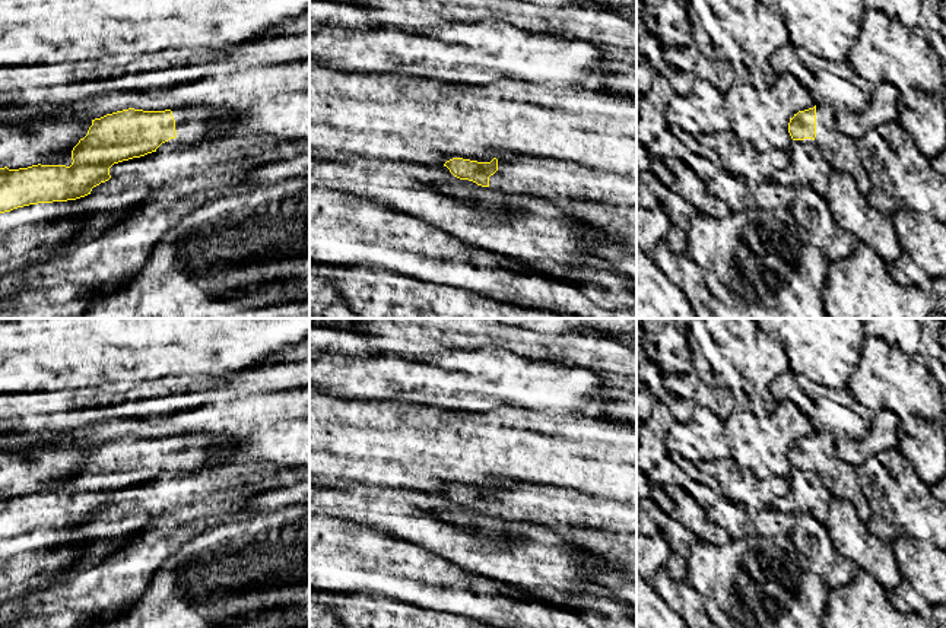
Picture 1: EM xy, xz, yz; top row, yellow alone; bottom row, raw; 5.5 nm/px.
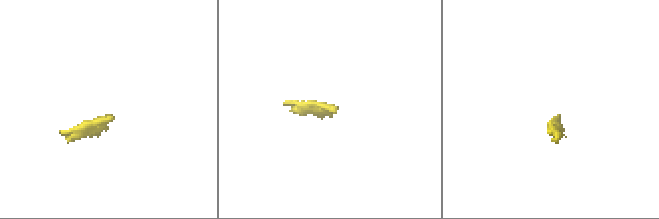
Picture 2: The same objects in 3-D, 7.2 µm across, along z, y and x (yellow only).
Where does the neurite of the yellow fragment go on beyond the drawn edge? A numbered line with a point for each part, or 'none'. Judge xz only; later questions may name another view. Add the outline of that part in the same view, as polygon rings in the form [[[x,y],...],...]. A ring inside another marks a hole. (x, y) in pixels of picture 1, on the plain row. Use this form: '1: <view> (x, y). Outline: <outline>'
1: xz (603, 530). Outline: [[[514,483],[498,488],[498,498],[489,504],[489,516],[542,526],[556,533],[564,540],[564,545],[580,549],[590,561],[606,562],[616,570],[637,574],[637,508],[628,504],[549,485]]]

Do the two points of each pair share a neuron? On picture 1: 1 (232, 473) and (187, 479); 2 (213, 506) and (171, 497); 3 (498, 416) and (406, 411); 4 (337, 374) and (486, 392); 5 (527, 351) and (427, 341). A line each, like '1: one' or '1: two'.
1: one
2: two
3: one
4: one
5: one

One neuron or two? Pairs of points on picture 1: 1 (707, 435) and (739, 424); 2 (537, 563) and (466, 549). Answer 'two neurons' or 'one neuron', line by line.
1: two neurons
2: one neuron

